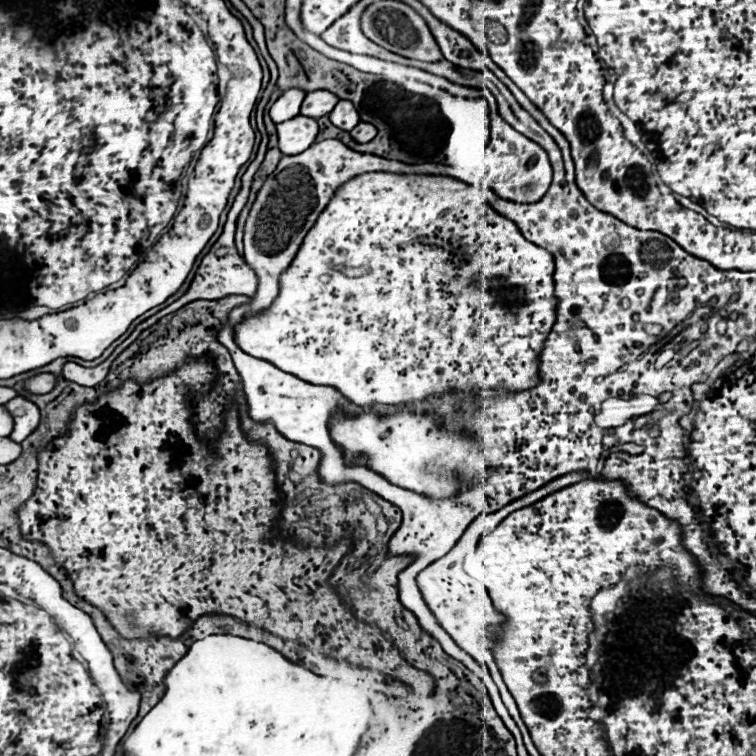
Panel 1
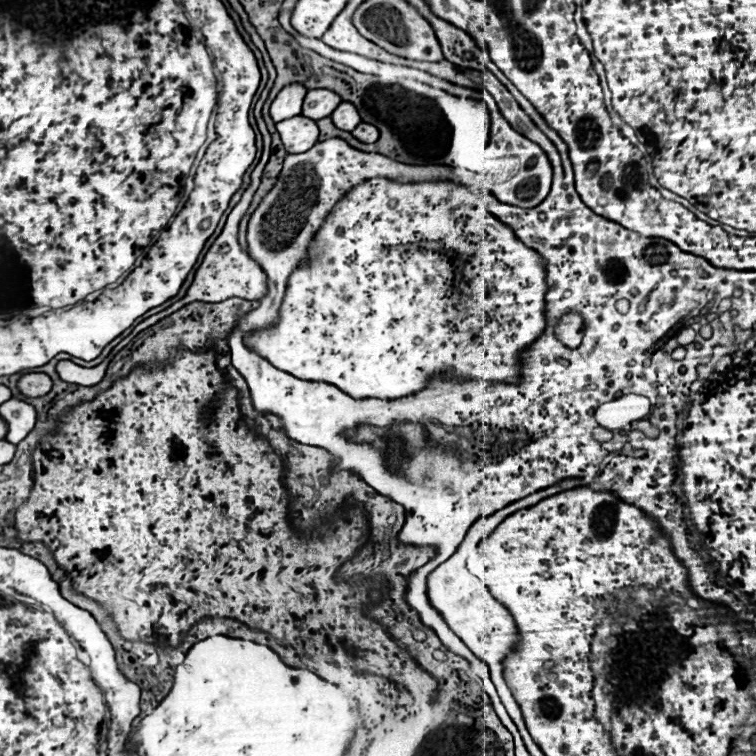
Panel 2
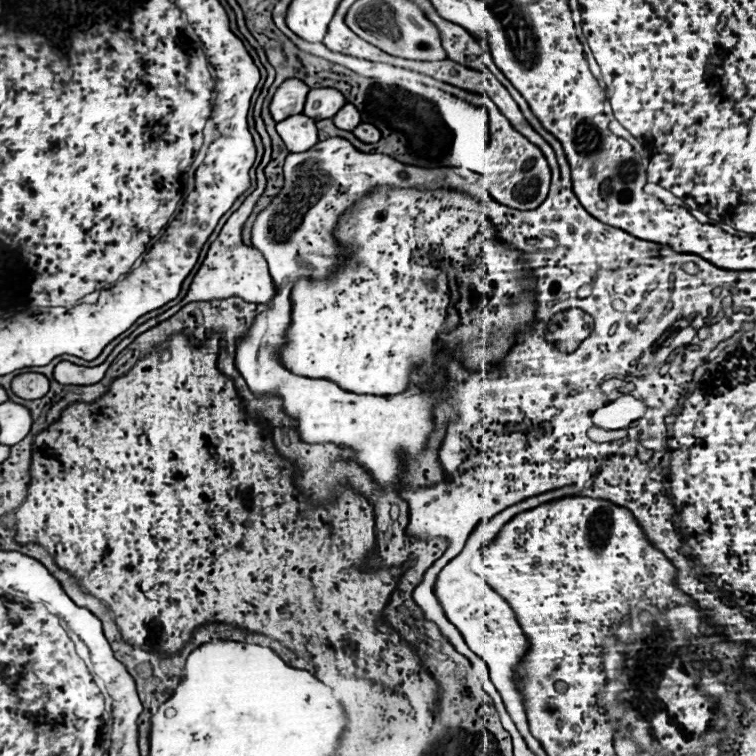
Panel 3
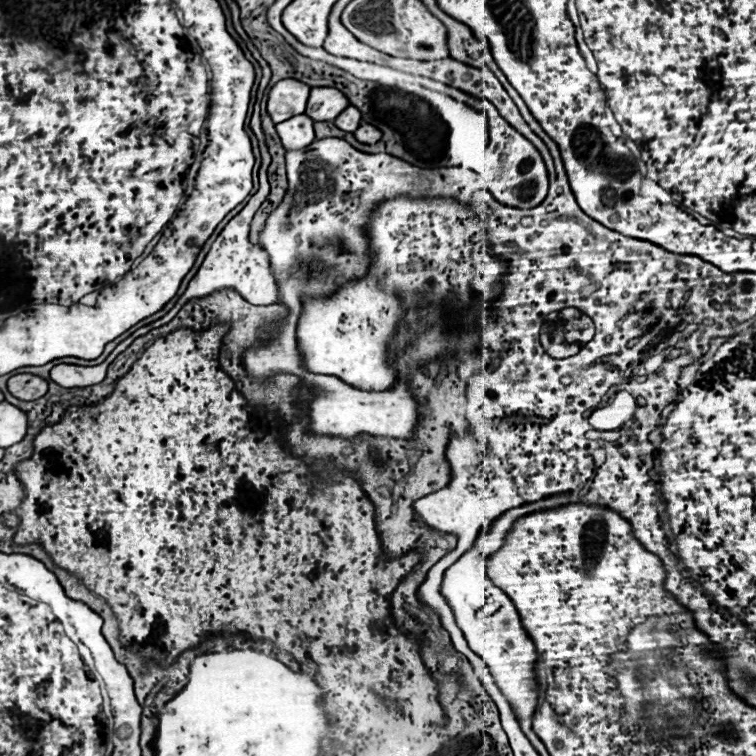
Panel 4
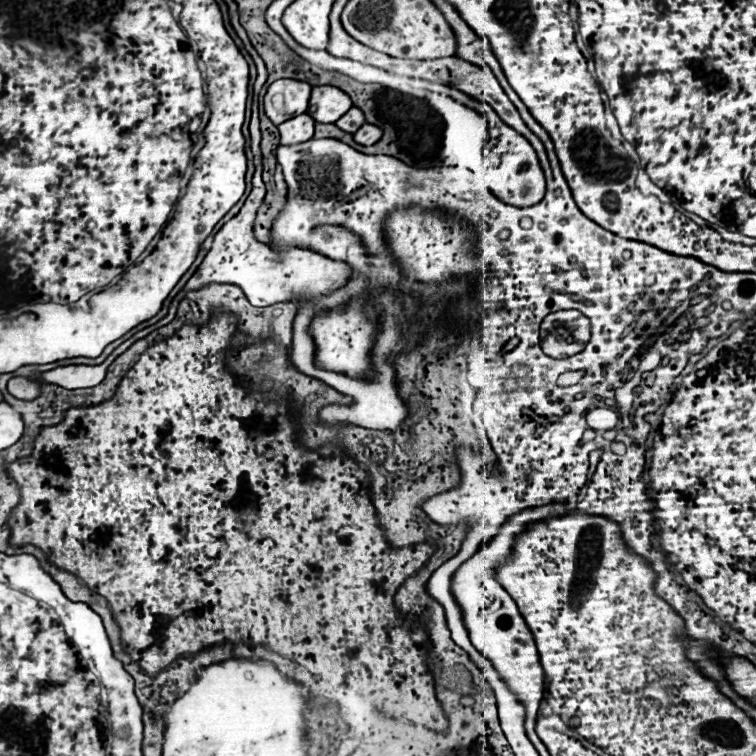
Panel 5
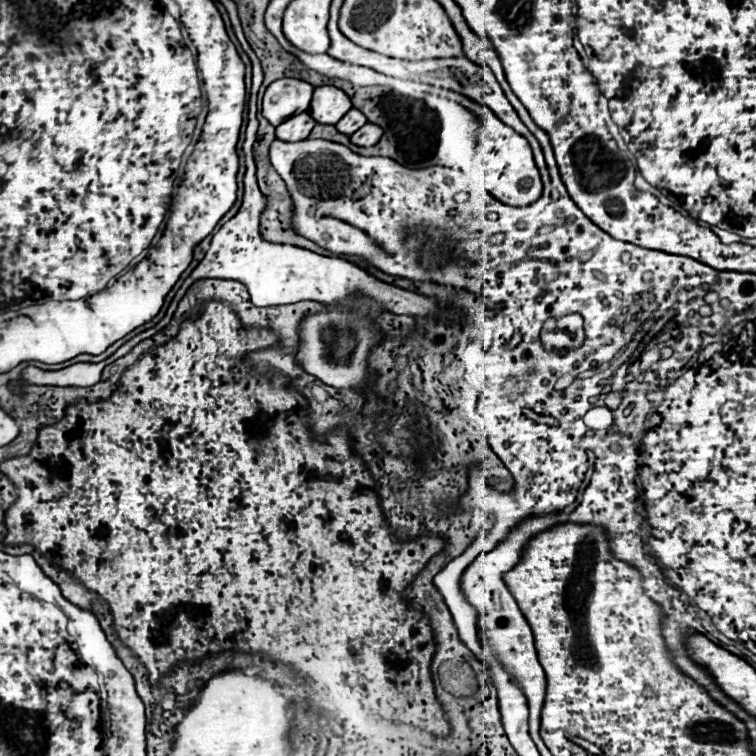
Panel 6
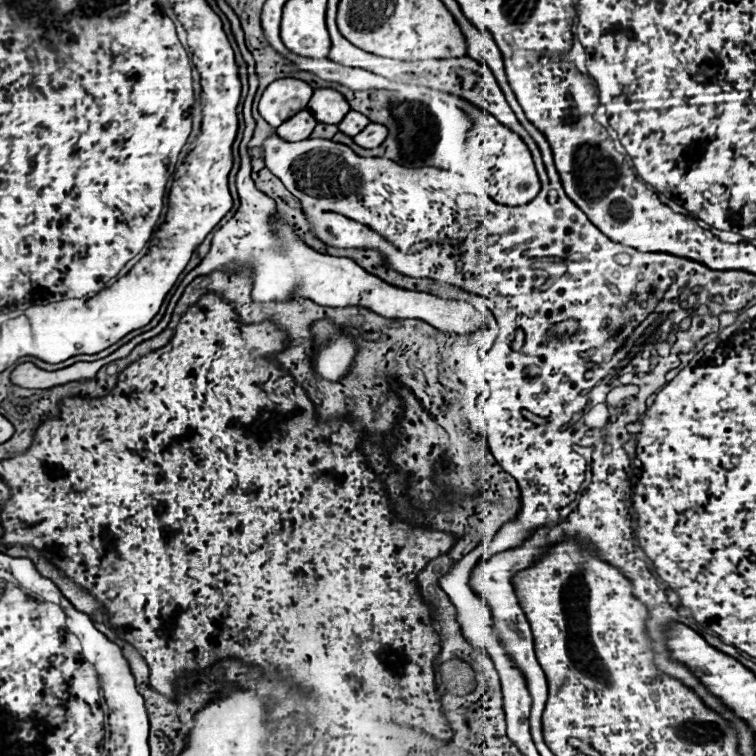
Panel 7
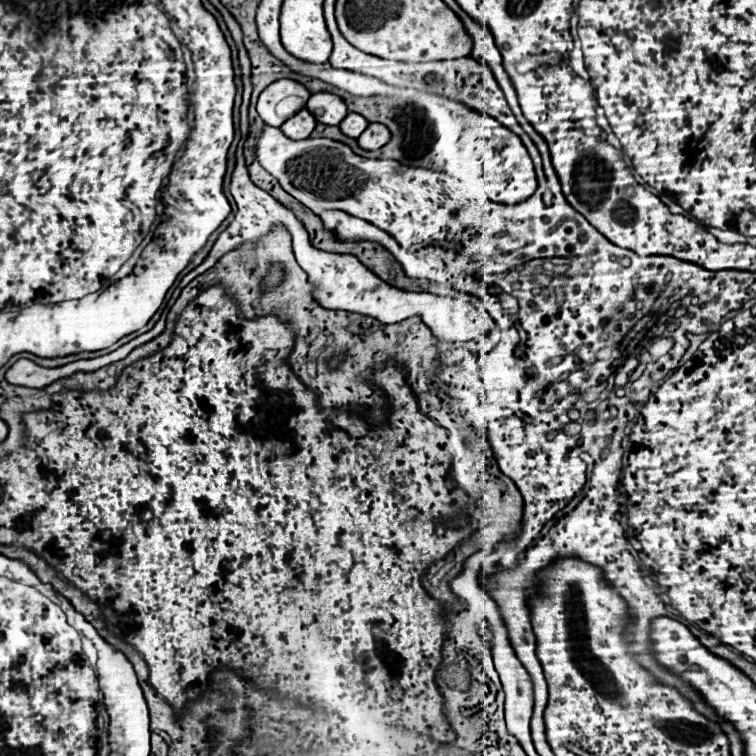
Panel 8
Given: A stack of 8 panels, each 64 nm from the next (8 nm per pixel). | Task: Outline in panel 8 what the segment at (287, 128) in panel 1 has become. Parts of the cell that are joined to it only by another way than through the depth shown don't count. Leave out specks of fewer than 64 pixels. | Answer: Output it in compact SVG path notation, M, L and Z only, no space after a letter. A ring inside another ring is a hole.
M306 108L302 112L294 114L290 120L286 120L280 126L284 136L288 136L290 140L304 140L312 134L314 128L316 128L316 120L314 120L314 116L310 116L310 112L306 112Z

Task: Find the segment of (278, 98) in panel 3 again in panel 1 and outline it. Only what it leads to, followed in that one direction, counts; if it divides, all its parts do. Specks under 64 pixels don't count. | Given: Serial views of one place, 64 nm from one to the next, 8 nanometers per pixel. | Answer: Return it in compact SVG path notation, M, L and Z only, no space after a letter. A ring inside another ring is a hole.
M286 90L270 108L270 118L274 124L280 124L280 122L286 122L286 120L292 120L294 116L300 114L300 104L304 100L306 92L302 90Z

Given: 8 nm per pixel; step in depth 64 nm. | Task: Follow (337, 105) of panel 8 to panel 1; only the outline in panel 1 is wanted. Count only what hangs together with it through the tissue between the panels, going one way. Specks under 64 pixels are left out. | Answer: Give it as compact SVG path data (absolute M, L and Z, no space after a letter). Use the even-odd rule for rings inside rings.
M310 92L302 102L300 114L308 118L322 118L332 112L336 102L338 102L338 96L334 96L332 92Z

